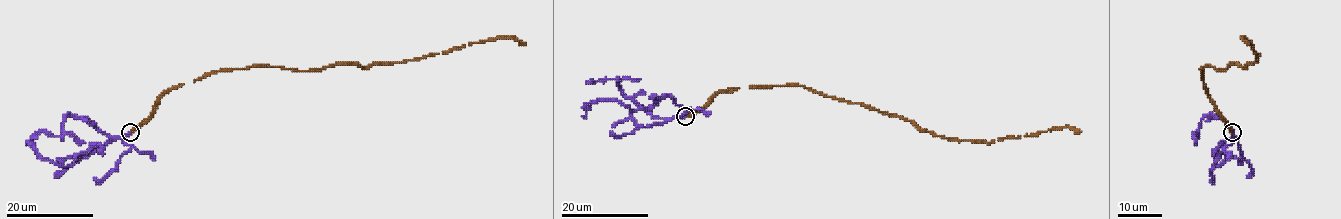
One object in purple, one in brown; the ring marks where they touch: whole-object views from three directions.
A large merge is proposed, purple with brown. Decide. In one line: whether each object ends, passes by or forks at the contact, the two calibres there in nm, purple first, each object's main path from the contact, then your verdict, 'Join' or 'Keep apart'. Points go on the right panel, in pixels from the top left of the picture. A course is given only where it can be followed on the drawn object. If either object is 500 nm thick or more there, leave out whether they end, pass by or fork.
At the ring purple ends. At the ring brown ends. Thickness 360 nm (purple) against 440 nm. Course of purple: (1232, 132), (1242, 156), (1229, 155), (1217, 166), (1217, 150), (1227, 141), (1231, 140), (1232, 145). Course of brown: (1232, 132), (1208, 95), (1200, 69), (1254, 63), (1257, 53), (1242, 37), (1247, 45). Join

